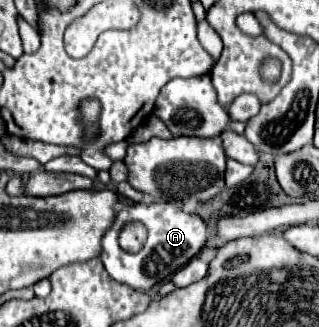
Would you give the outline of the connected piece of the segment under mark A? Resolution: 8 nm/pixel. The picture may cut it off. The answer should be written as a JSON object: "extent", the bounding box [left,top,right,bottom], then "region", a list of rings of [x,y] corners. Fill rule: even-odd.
{"extent":[100,203,208,293],"region":[[[136,203],[118,211],[118,221],[114,221],[114,229],[110,229],[110,233],[106,233],[106,237],[102,239],[104,253],[100,259],[114,281],[130,285],[136,291],[148,293],[164,279],[170,279],[182,265],[186,265],[202,249],[206,237],[208,237],[206,223],[198,215],[184,213],[180,207],[170,203],[156,203],[156,205]],[[132,221],[140,221],[148,229],[148,239],[138,253],[126,253],[118,245],[120,231],[124,229],[124,225]]]}

